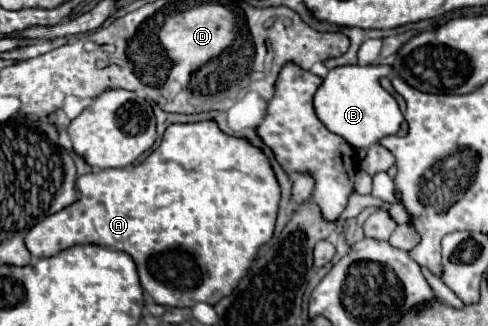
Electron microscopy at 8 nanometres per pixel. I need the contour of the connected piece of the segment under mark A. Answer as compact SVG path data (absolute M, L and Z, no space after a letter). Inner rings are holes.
M201 120L201 122L189 122L189 124L171 124L165 130L159 148L155 148L141 164L127 166L127 168L107 168L107 170L101 170L101 172L90 172L90 174L81 175L77 179L76 188L77 202L73 202L71 206L63 208L61 212L57 212L53 216L47 216L45 220L41 220L39 224L35 224L29 230L29 234L25 238L25 244L27 244L29 252L33 254L33 258L55 256L61 250L71 248L73 244L99 244L99 246L109 246L113 250L121 250L121 252L129 254L133 258L133 262L137 264L137 272L139 272L139 280L143 284L143 290L149 292L151 298L157 304L179 306L179 308L191 308L199 302L217 304L221 298L229 296L237 288L241 278L251 268L251 264L257 256L257 250L273 238L277 210L279 210L279 198L281 198L281 190L279 190L277 178L275 178L275 172L273 172L265 152L257 146L251 146L247 138L235 138L235 136L223 134L215 120Z

